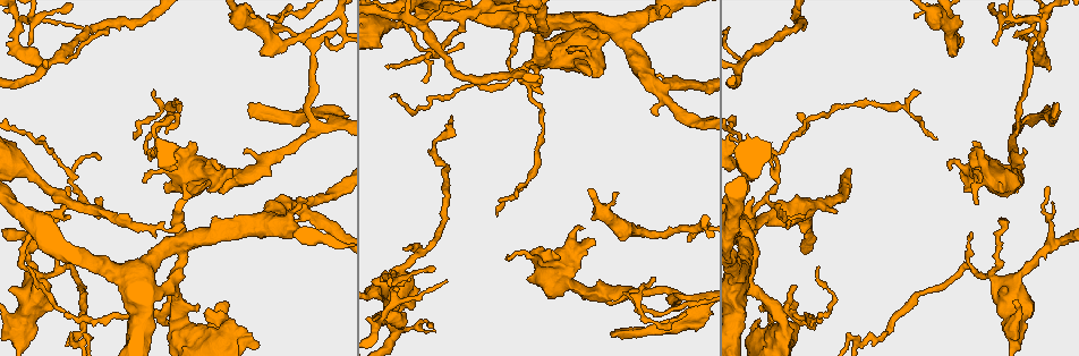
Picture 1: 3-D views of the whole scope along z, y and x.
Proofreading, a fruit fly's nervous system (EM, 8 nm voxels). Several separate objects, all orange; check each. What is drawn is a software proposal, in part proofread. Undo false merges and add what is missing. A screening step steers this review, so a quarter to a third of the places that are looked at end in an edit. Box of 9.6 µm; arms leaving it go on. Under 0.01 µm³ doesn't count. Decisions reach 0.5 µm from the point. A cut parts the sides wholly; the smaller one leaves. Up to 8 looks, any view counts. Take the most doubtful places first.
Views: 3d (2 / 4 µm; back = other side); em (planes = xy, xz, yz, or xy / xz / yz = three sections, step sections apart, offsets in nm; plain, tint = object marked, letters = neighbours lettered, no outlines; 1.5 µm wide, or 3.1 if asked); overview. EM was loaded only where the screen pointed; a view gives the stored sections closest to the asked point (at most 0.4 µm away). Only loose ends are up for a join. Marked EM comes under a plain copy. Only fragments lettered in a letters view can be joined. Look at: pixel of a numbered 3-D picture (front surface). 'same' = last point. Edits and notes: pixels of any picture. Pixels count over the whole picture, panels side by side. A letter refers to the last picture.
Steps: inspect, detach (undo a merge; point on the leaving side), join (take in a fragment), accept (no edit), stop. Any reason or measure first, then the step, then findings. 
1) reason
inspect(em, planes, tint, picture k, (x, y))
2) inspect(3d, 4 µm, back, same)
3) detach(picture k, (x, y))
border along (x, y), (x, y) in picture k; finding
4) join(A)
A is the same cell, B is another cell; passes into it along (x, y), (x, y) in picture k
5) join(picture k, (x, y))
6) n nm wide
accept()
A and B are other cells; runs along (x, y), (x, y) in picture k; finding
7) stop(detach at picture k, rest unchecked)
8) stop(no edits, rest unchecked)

long arm stops here
inspect(3d, 2 µm, picture 1, (1055, 104))

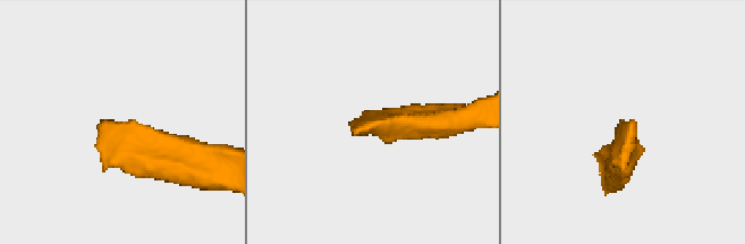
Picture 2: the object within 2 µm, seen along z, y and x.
shape alone is not enough
inspect(em, yz, step 4, letters, picture 2, (358, 131))

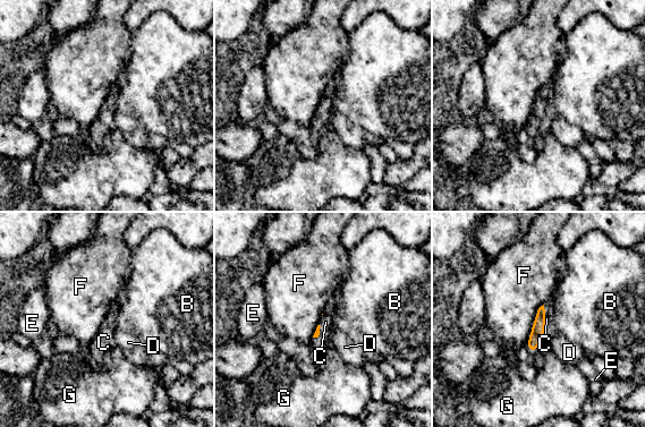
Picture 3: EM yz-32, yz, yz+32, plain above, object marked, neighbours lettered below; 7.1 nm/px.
inspect(em, planes, letters, same)

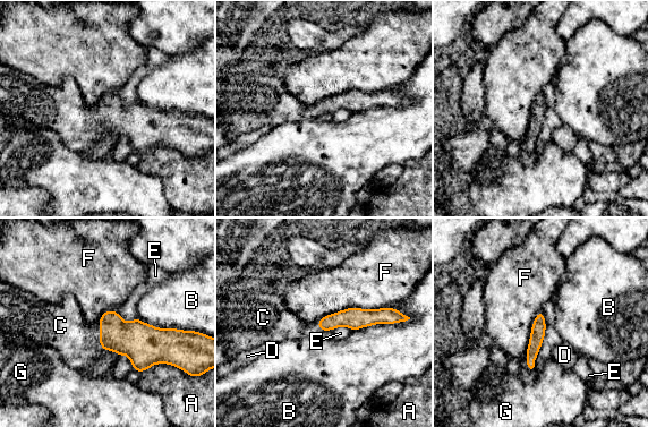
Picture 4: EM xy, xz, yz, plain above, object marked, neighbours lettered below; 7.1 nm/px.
join(C)
C is the same cell, A, B, D, E, F and G are other cells; passes into it along (133, 339), (99, 334), (65, 330) in picture 4; it goes on there

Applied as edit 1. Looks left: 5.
see it whole again
inspect(overview)

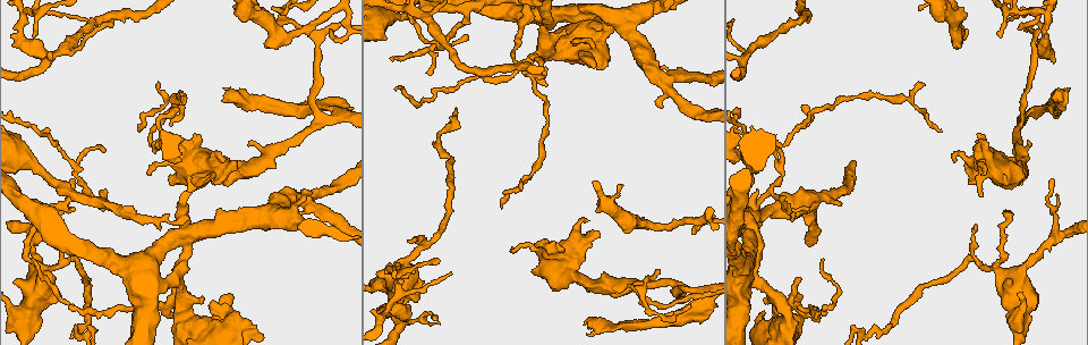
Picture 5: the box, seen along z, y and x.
thick end
inspect(3d, 4 µm, picture 5, (408, 320))

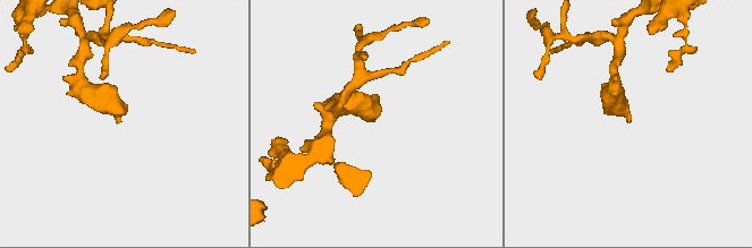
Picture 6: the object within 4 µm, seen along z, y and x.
inspect(em, xy, step 4, tint, picture 6, (119, 120))

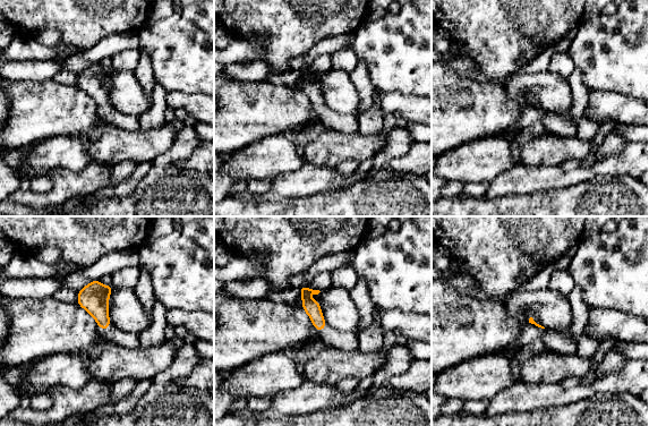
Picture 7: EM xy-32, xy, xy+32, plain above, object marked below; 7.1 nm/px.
cut it another way
inspect(em, yz, step 4, letters, same)

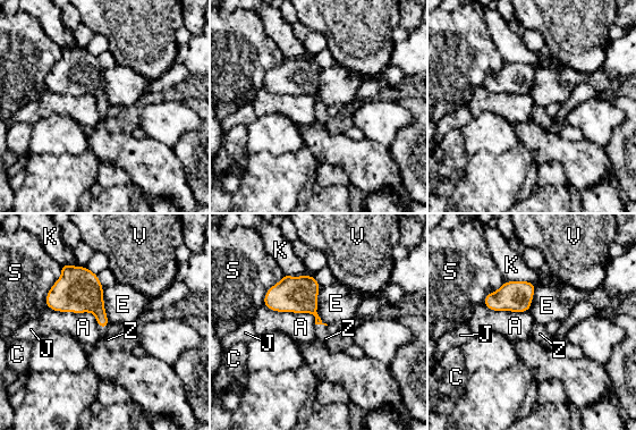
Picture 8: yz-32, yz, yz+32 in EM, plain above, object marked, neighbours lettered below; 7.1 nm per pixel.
join(Z)
Z is the same cell, A, C, E, J, K, S and V are other cells; passes into it along (300, 295), (321, 323), (321, 331) in picture 8; it goes on there

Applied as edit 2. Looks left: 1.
stop(join at picture 4, join at picture 8, rest unchecked)

